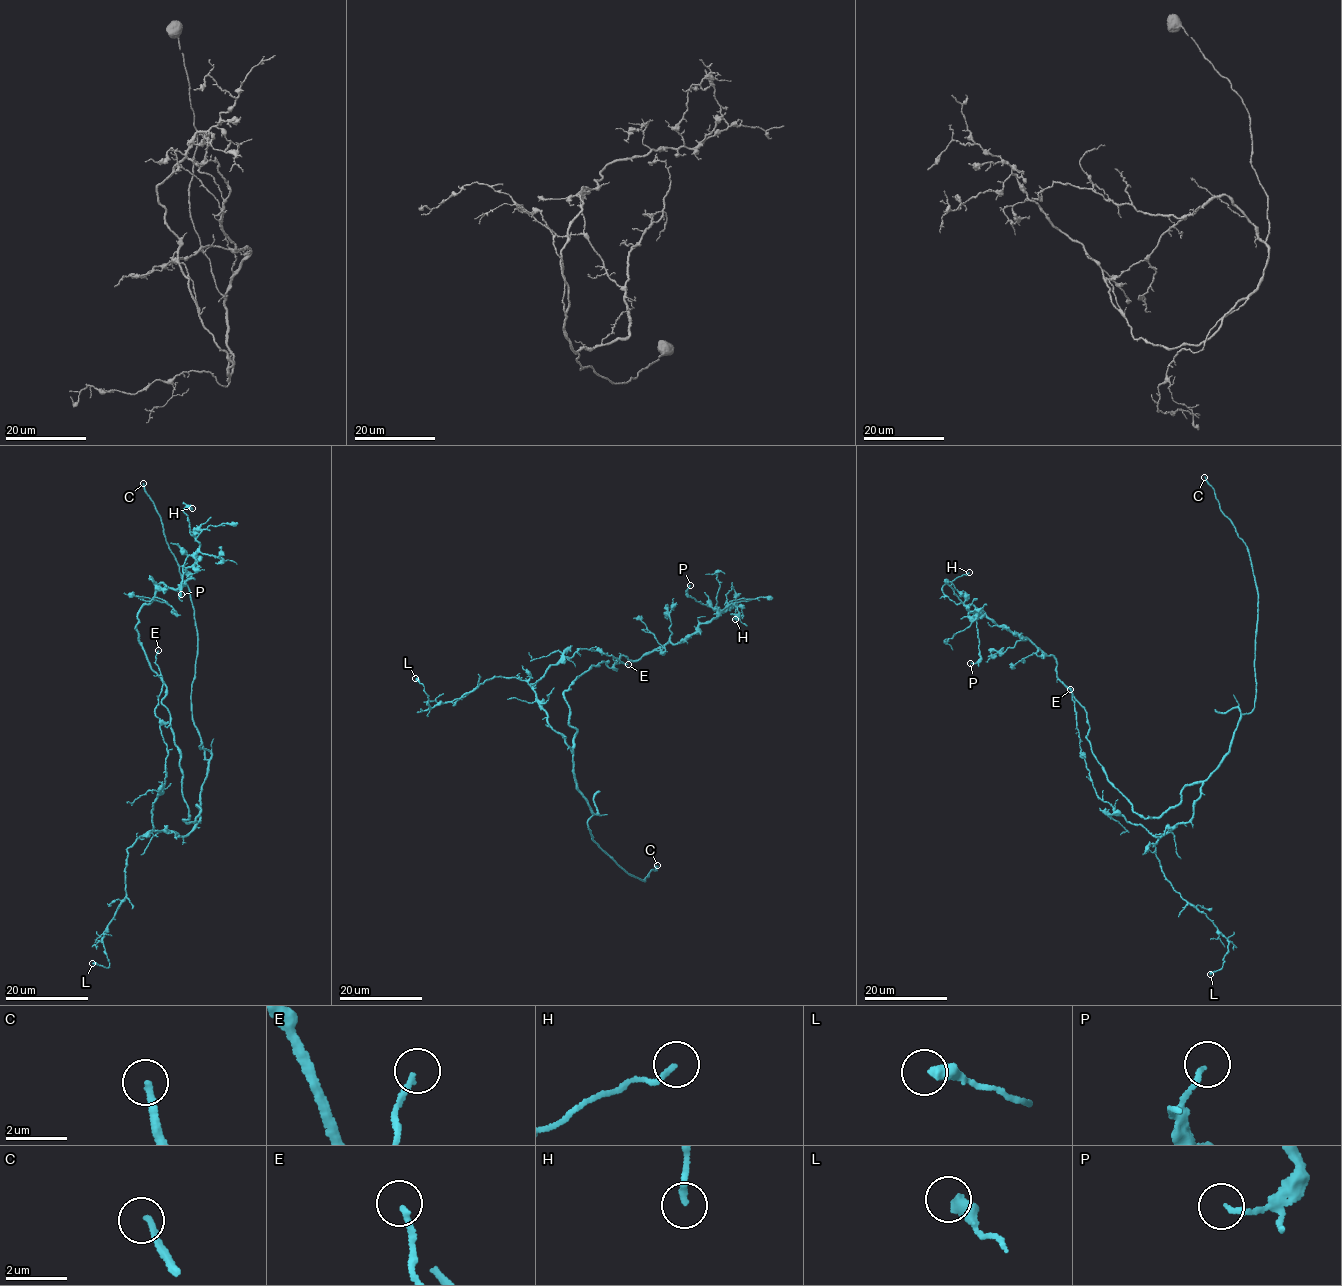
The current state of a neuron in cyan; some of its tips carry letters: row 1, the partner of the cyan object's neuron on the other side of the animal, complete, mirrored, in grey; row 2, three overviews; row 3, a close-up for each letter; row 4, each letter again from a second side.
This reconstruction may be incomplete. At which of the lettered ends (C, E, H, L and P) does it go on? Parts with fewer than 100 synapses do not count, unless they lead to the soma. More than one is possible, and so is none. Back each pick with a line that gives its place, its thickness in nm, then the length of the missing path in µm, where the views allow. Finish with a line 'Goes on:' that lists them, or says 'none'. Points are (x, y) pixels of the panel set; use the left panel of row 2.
C: Place: (143, 483). Thickness 240 nm. Missing length about 4 µm
Goes on: C

